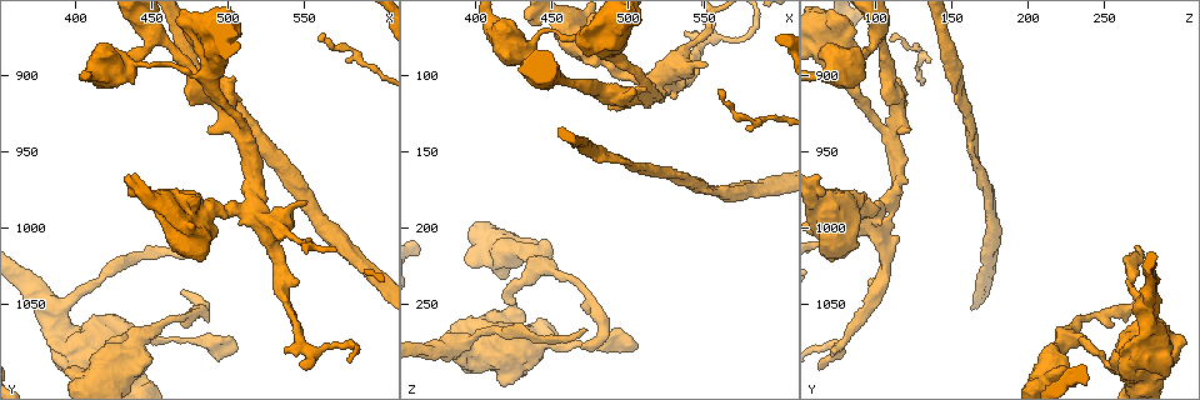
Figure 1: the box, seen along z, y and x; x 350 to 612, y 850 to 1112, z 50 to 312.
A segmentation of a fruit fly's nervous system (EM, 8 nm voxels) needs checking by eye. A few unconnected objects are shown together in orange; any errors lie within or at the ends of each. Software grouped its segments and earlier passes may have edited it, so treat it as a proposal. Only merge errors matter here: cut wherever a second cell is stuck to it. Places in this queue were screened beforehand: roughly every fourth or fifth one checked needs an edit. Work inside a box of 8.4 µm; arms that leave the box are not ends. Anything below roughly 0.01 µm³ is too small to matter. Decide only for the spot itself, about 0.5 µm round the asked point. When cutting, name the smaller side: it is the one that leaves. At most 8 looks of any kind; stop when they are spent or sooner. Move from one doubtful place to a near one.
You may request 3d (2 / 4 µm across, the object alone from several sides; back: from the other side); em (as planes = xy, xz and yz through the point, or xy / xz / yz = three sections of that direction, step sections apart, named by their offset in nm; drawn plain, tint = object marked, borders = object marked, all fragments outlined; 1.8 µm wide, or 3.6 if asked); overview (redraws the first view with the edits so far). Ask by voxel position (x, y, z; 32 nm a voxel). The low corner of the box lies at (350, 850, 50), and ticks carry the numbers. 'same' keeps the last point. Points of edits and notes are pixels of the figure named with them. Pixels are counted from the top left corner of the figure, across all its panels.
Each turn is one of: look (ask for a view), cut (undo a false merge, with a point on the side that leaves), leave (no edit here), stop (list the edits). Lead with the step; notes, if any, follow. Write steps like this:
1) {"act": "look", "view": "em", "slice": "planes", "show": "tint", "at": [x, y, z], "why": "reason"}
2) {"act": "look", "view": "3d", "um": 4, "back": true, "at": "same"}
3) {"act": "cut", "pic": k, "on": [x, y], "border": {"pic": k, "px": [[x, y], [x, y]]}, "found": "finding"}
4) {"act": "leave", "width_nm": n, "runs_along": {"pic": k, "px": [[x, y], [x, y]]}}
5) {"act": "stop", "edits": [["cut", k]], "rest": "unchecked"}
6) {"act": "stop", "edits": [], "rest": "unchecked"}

{"act": "look", "view": "em", "slice": "xz", "step": 4, "show": "tint", "at": [512, 946, 112], "why": "side arm on a straight run"}

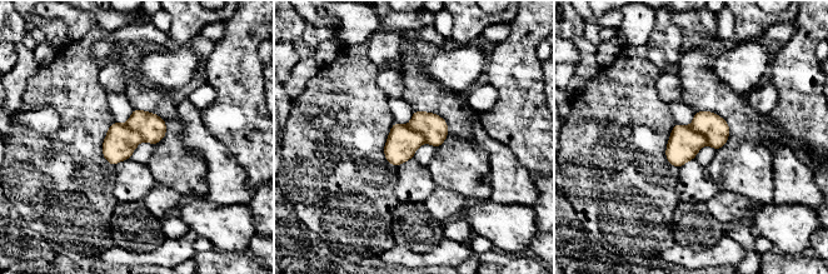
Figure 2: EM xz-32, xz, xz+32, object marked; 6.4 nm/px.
{"act": "look", "view": "em", "slice": "planes", "show": "tint", "at": "same"}

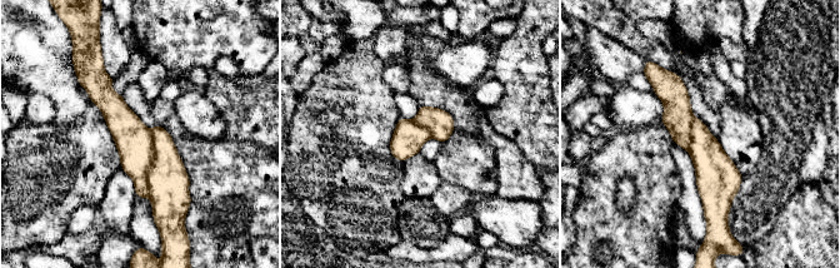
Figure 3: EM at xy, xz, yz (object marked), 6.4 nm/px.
{"act": "cut", "pic": 3, "on": [133, 139], "border": {"pic": 3, "px": [[151, 132], [149, 197]]}, "found": "two cells meet here"}

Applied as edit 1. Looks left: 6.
{"act": "look", "view": "overview"}

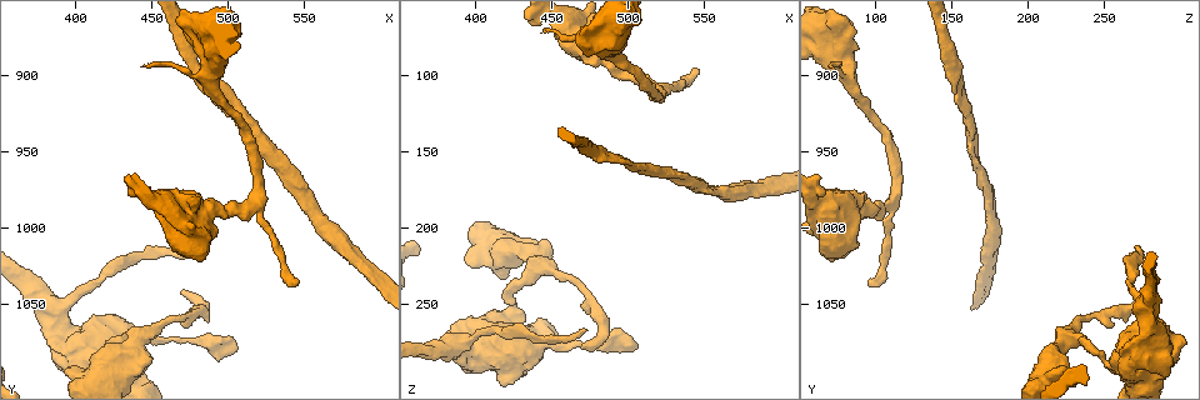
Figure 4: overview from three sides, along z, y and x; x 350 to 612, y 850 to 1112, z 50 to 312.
{"act": "look", "view": "3d", "um": 4, "back": true, "at": [398, 1076, 280], "why": "thick turns thin"}

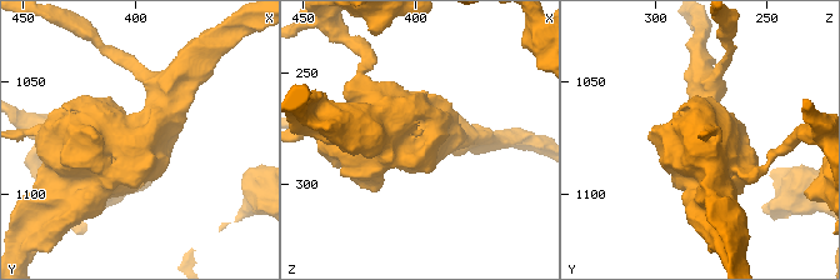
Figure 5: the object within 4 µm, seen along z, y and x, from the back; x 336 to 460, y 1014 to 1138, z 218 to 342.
{"act": "look", "view": "em", "um": 3.6, "slice": "yz", "step": 8, "show": "plain", "at": [398, 1078, 279]}

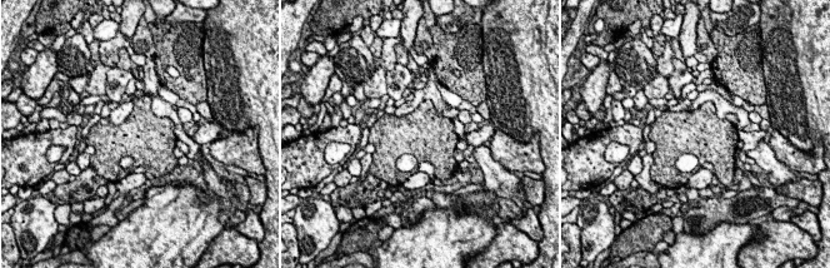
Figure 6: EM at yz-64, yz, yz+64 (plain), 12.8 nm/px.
{"act": "look", "view": "em", "um": 3.6, "slice": "yz", "step": 8, "show": "tint", "at": "same"}

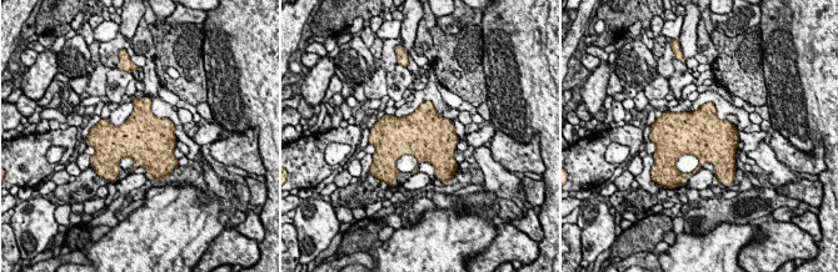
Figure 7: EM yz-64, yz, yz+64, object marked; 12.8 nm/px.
{"act": "leave", "found": "all the same cell"}

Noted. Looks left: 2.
{"act": "look", "view": "em", "um": 3.6, "slice": "yz", "step": 4, "show": "tint", "at": [426, 1092, 216], "why": "thick turns thin"}

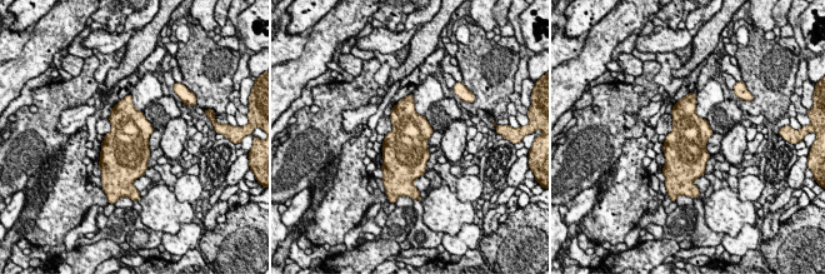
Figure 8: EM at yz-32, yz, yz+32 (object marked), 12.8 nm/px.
{"act": "leave", "found": "all the same cell"}

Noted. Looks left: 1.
{"act": "stop", "edits": [["cut", 3]], "rest": "unchecked"}

